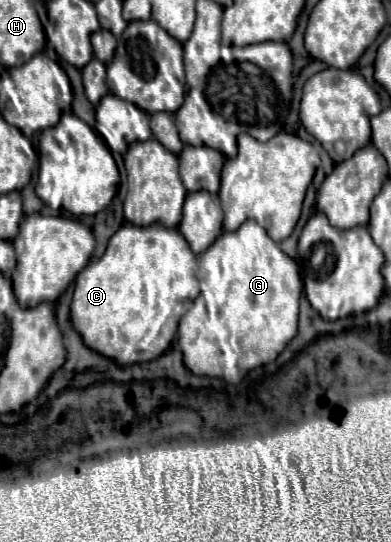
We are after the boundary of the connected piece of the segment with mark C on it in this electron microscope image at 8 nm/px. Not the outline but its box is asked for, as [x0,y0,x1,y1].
[70,223,202,365]

